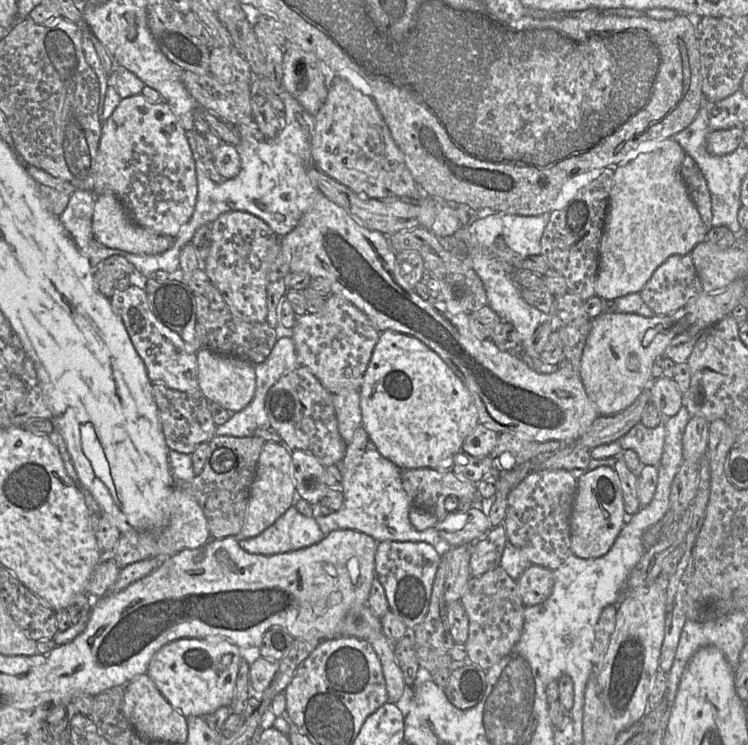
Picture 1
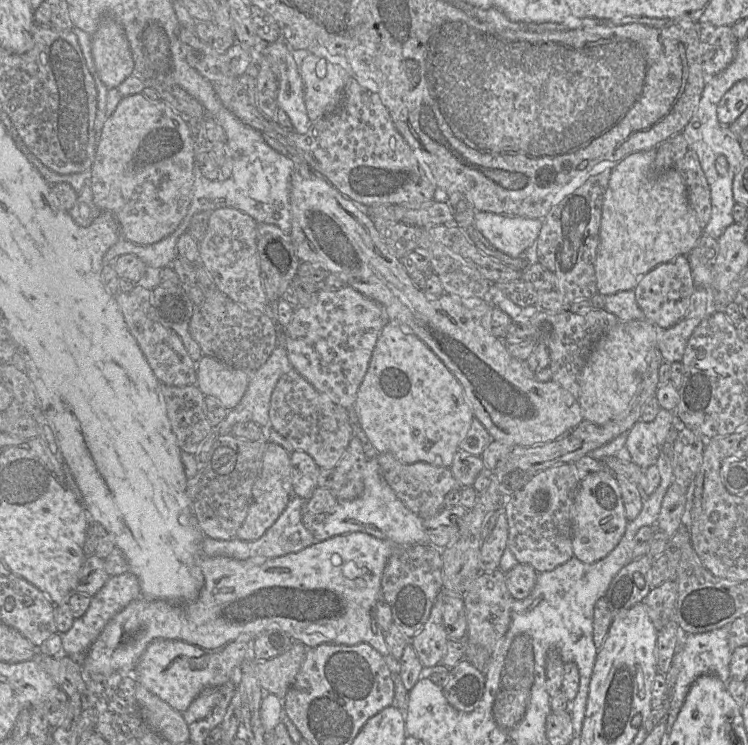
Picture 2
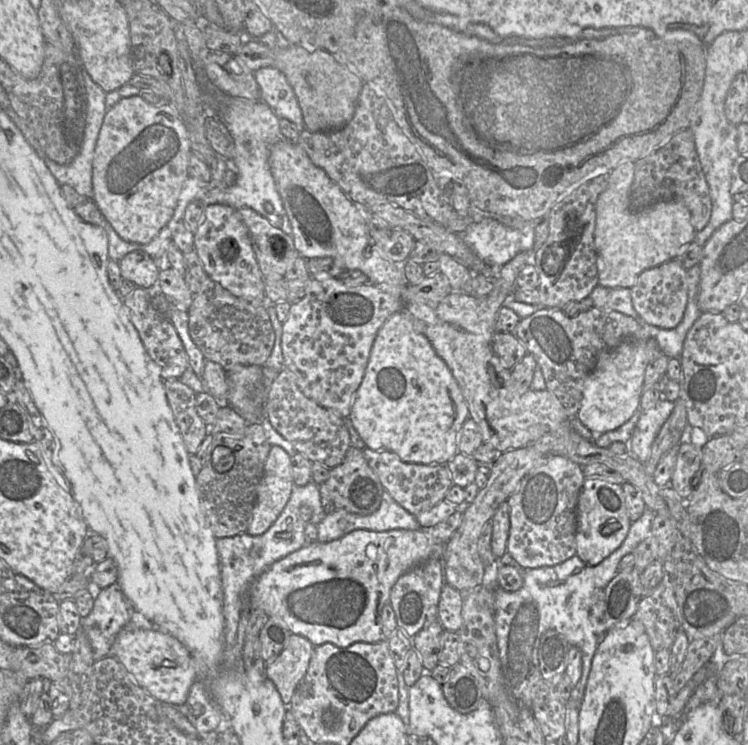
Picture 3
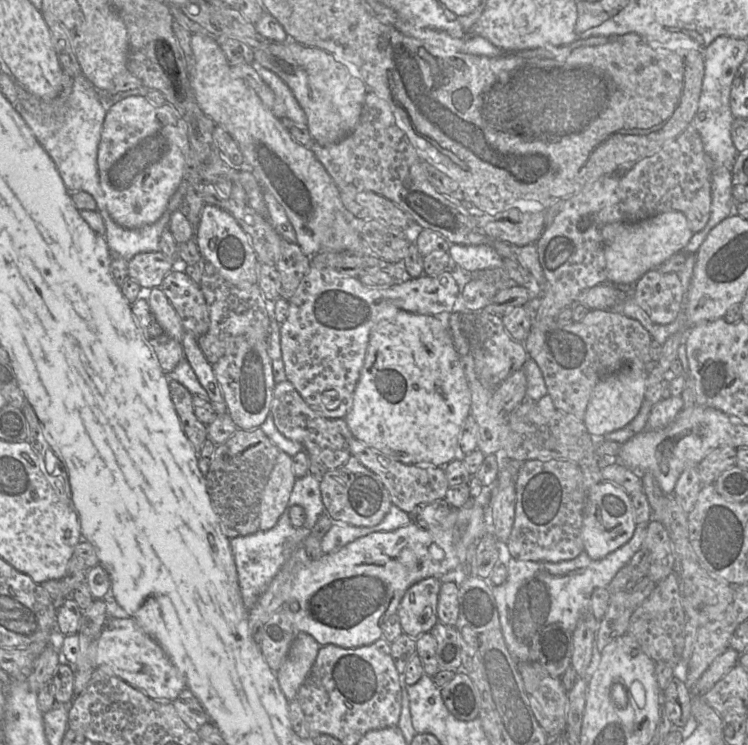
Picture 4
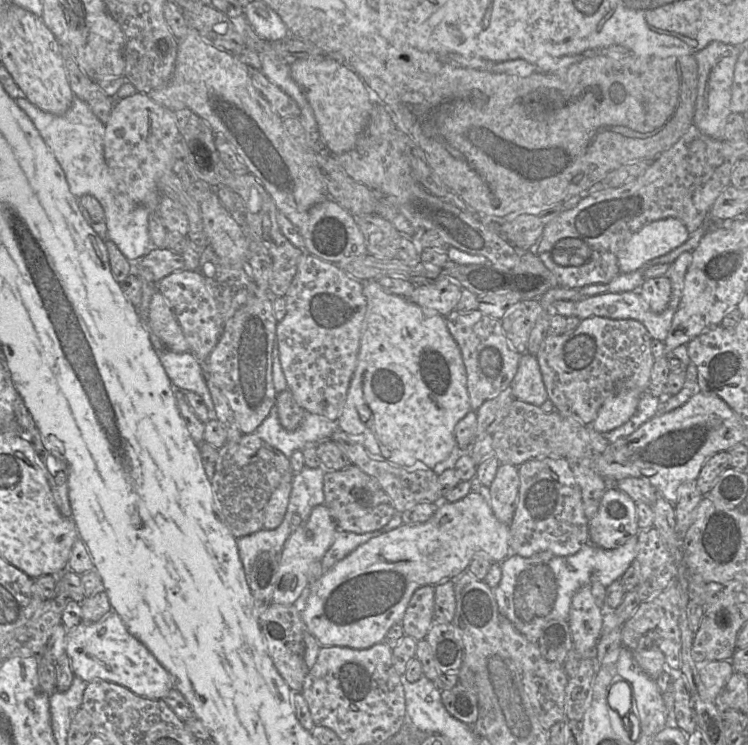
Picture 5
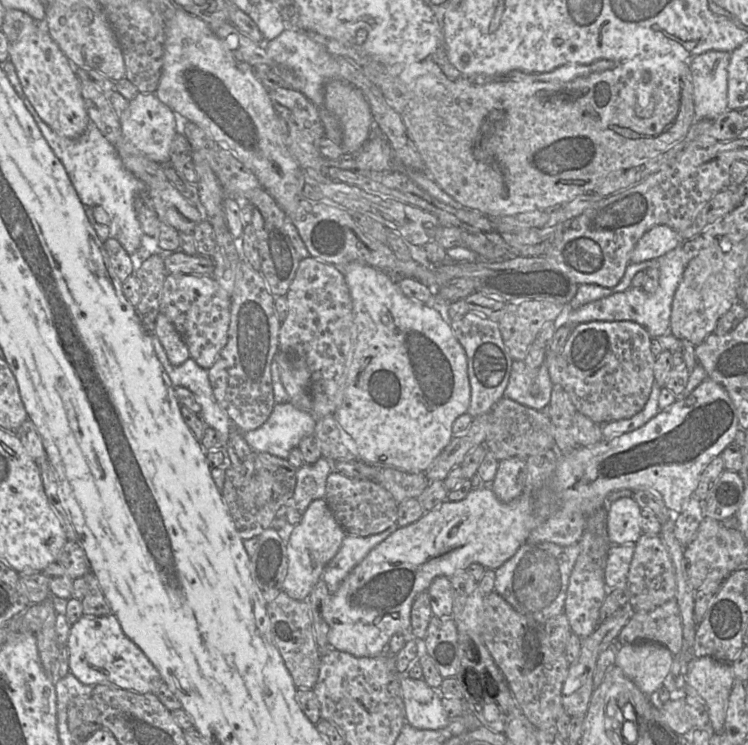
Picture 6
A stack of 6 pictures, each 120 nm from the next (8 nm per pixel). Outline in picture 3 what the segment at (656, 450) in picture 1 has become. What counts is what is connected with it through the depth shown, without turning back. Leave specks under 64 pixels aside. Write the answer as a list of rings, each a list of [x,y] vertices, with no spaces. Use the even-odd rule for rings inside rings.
[[[663,399],[654,408],[641,413],[628,444],[629,454],[641,463],[649,460],[653,442],[674,410],[674,407],[675,402]]]

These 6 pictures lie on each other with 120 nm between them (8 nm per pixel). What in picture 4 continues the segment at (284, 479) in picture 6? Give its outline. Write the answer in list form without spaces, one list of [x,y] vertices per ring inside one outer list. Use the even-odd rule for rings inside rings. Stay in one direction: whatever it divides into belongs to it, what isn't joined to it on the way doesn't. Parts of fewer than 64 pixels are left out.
[[[260,427],[240,430],[224,443],[216,445],[208,473],[206,490],[223,534],[229,539],[247,536],[259,529],[259,508],[262,491],[279,455],[278,449]]]

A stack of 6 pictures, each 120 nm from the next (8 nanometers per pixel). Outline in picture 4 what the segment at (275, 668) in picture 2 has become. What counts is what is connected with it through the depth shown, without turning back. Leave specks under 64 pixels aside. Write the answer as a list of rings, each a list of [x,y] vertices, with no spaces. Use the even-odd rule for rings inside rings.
[[[297,632],[287,656],[275,672],[279,687],[290,702],[309,674],[320,649],[319,643],[305,632]]]

